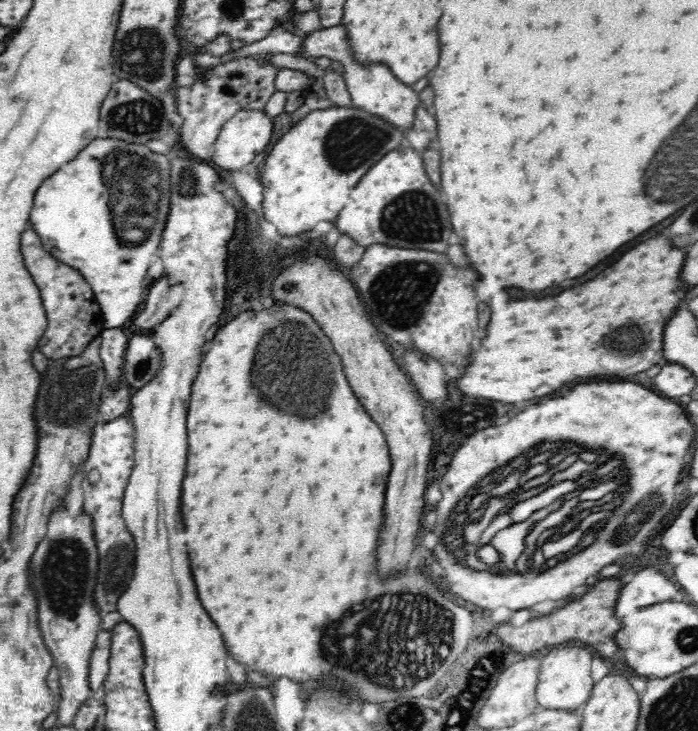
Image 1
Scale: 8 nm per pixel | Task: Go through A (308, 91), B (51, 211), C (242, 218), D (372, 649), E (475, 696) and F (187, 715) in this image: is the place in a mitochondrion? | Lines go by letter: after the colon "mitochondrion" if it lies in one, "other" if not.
A: other
B: other
C: other
D: mitochondrion
E: other
F: other

